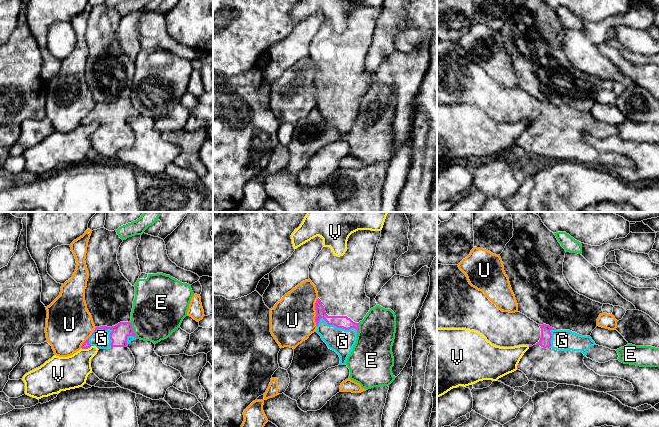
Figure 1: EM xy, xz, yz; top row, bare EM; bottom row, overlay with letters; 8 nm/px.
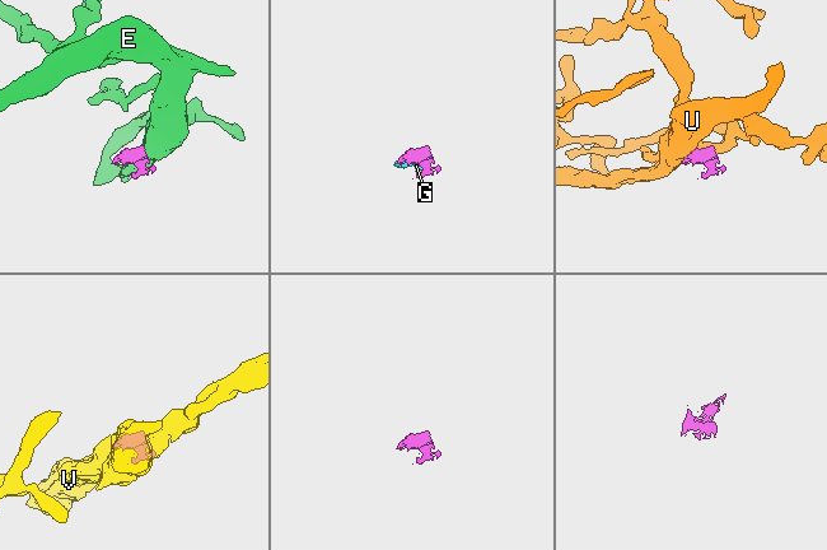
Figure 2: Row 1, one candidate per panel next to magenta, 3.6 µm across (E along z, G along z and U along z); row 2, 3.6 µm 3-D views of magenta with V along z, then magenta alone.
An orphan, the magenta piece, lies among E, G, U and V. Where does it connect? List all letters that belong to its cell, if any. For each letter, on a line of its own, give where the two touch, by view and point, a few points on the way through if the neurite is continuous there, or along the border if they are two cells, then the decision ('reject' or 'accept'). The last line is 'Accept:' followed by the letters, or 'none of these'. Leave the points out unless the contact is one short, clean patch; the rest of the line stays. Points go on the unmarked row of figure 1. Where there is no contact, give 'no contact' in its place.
E: contact xy (132, 106); border xy (129, 98), (134, 110), (138, 114); reject
G: contact xz (338, 103); accept
U: contact xz (316, 88); border xz (318, 74), (315, 79), (316, 102); reject
V: contact xy (86, 124); reject
Accept: G

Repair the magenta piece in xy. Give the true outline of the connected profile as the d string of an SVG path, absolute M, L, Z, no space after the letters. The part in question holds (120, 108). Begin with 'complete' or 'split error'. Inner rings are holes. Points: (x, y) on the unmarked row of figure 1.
split error; M130 98L115 102L96 103L92 111L82 120L82 125L96 122L99 126L91 135L92 148L105 158L116 158L118 151L131 148L135 134L128 120L138 115Z

